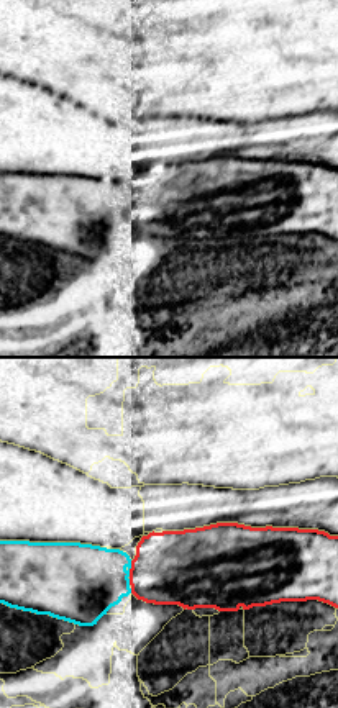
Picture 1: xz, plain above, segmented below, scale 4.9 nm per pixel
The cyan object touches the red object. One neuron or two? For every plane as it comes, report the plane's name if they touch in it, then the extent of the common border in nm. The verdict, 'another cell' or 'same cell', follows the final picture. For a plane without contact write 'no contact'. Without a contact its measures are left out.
meets cyan in xz; contact 80 nm long

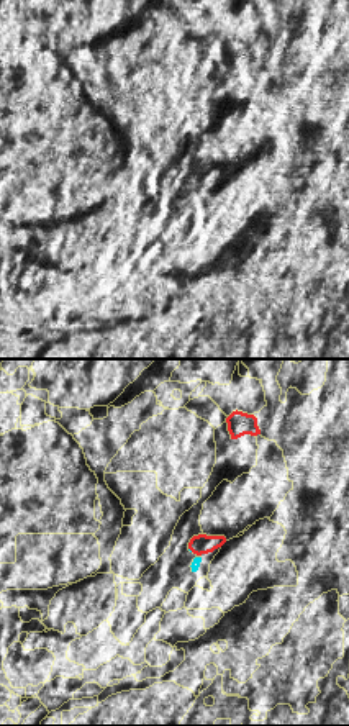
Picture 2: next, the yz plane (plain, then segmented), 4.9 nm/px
no contact

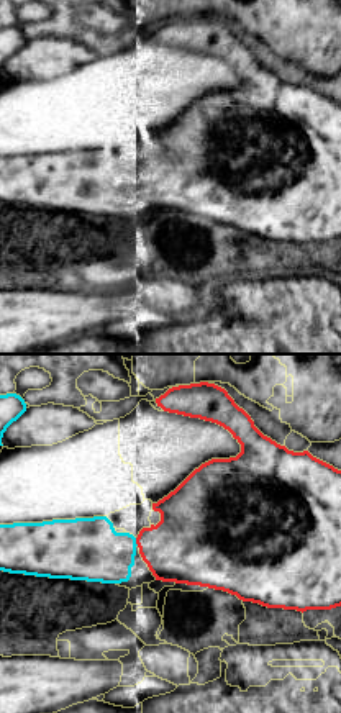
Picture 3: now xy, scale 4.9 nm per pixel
meets cyan in xy; contact 40 nm long

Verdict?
same cell

